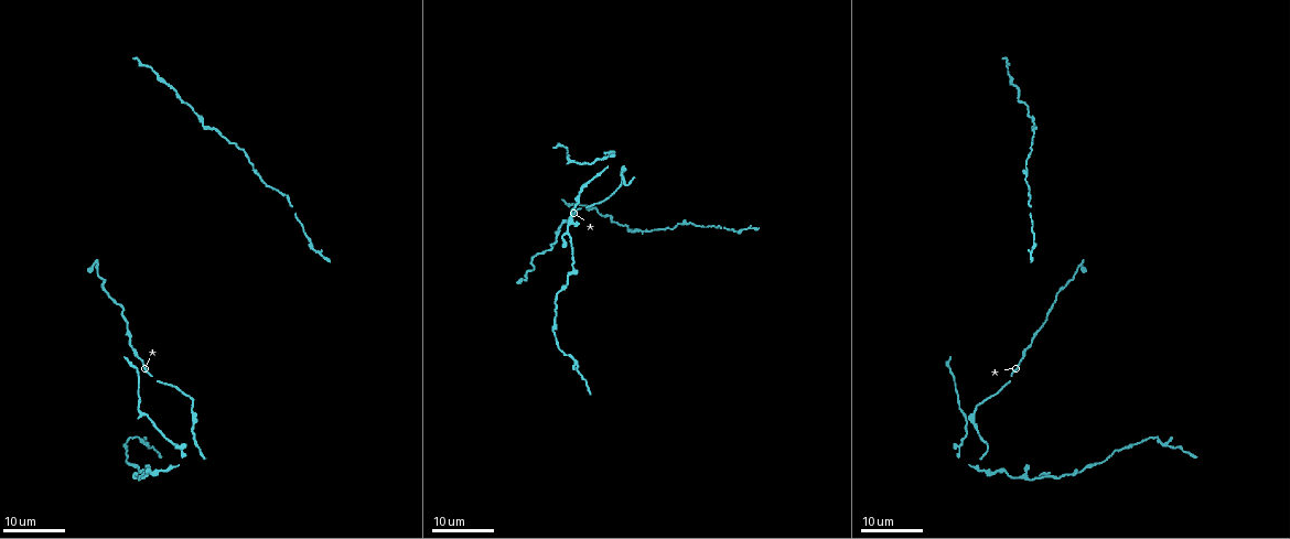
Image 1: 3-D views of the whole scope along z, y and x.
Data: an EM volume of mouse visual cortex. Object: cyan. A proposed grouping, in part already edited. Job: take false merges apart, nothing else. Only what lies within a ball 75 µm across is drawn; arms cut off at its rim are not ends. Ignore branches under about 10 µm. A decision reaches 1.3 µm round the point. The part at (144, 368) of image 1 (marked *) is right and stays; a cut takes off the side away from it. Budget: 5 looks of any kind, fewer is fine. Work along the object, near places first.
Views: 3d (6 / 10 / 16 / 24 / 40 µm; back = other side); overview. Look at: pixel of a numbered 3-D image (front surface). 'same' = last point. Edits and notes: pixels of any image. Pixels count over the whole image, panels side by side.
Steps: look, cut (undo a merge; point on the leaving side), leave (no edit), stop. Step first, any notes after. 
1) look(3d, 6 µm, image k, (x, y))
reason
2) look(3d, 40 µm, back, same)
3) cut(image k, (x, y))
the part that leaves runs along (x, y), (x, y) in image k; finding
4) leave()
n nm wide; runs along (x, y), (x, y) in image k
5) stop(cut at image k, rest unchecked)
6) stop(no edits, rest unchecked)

look(3d, 16 µm, image 1, (567, 281))
a narrow waist

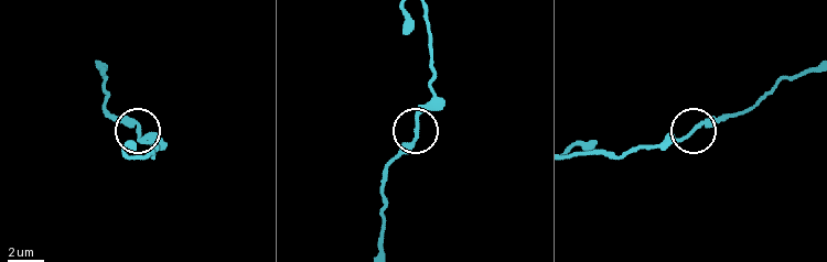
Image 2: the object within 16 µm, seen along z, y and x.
look(3d, 6 µm, image 2, (137, 132))

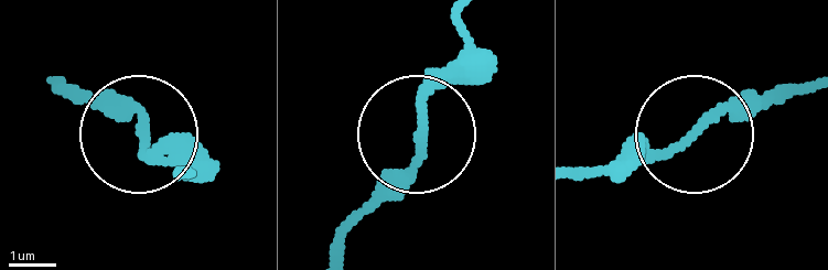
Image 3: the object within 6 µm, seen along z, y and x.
leave()
180 nm wide; runs along (458, 24), (458, 60), (418, 143), (355, 209) in image 3; continuous, no second neuron

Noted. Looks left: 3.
look(3d, 24 µm, image 1, (193, 425))
thick turns thin

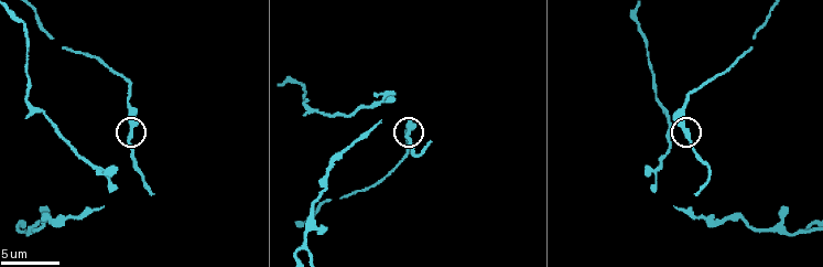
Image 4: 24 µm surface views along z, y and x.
look(3d, 6 µm, image 4, (130, 128))

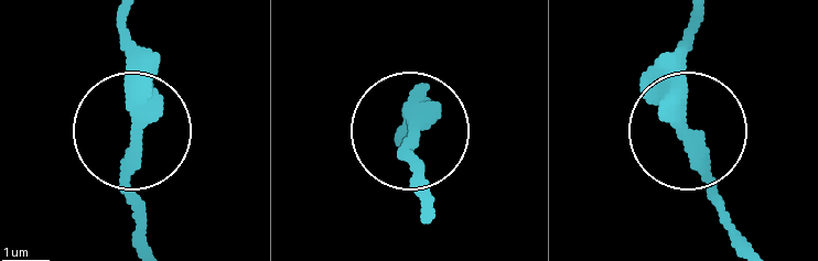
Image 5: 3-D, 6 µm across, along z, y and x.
leave()
all the same neuron

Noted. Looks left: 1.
stop(no edits, rest unchecked)

